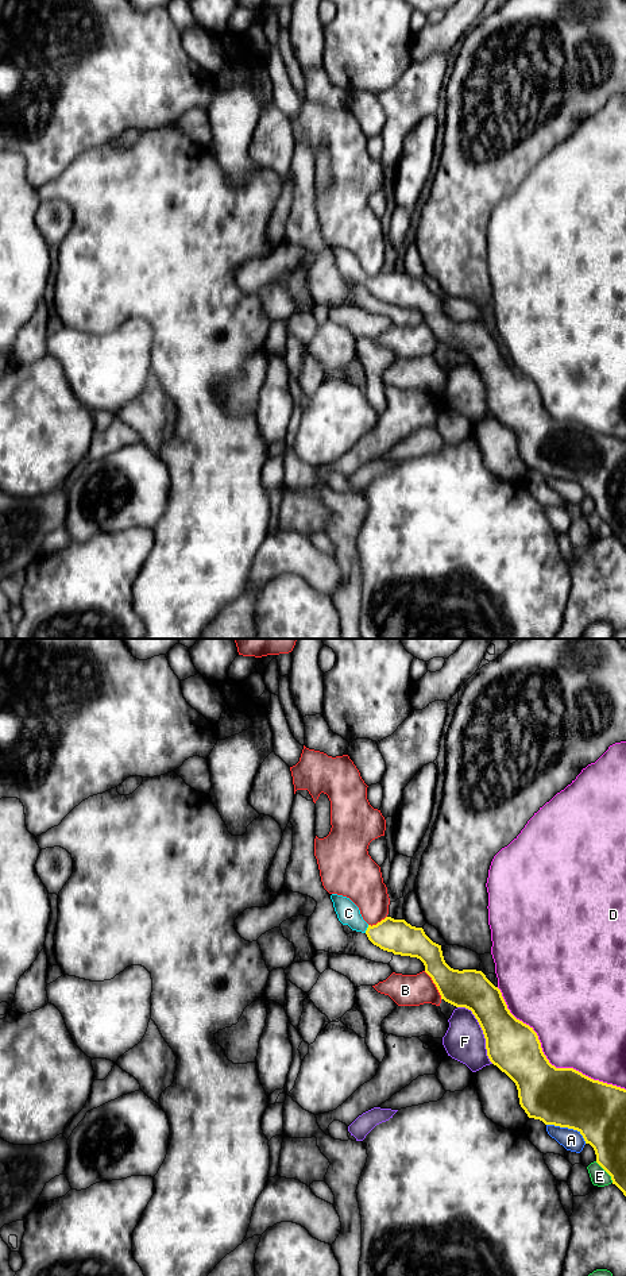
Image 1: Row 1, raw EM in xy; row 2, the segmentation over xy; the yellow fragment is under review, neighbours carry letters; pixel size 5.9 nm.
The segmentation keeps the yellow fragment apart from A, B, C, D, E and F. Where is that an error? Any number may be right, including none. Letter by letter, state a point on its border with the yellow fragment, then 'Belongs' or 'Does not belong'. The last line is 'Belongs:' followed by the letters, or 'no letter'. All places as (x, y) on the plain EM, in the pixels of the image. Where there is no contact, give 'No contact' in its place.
A: Touches yellow at xy (568, 480). Does not belong
B: Touches yellow at xy (435, 335). Does not belong
C: Touches yellow at xy (367, 281). Belongs
D: Touches yellow at xy (548, 412). Does not belong
E: Touches yellow at xy (606, 523). Does not belong
F: Touches yellow at xy (482, 381). Does not belong
Belongs: C

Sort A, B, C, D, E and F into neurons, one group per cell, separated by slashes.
A / B / C / D / E / F

